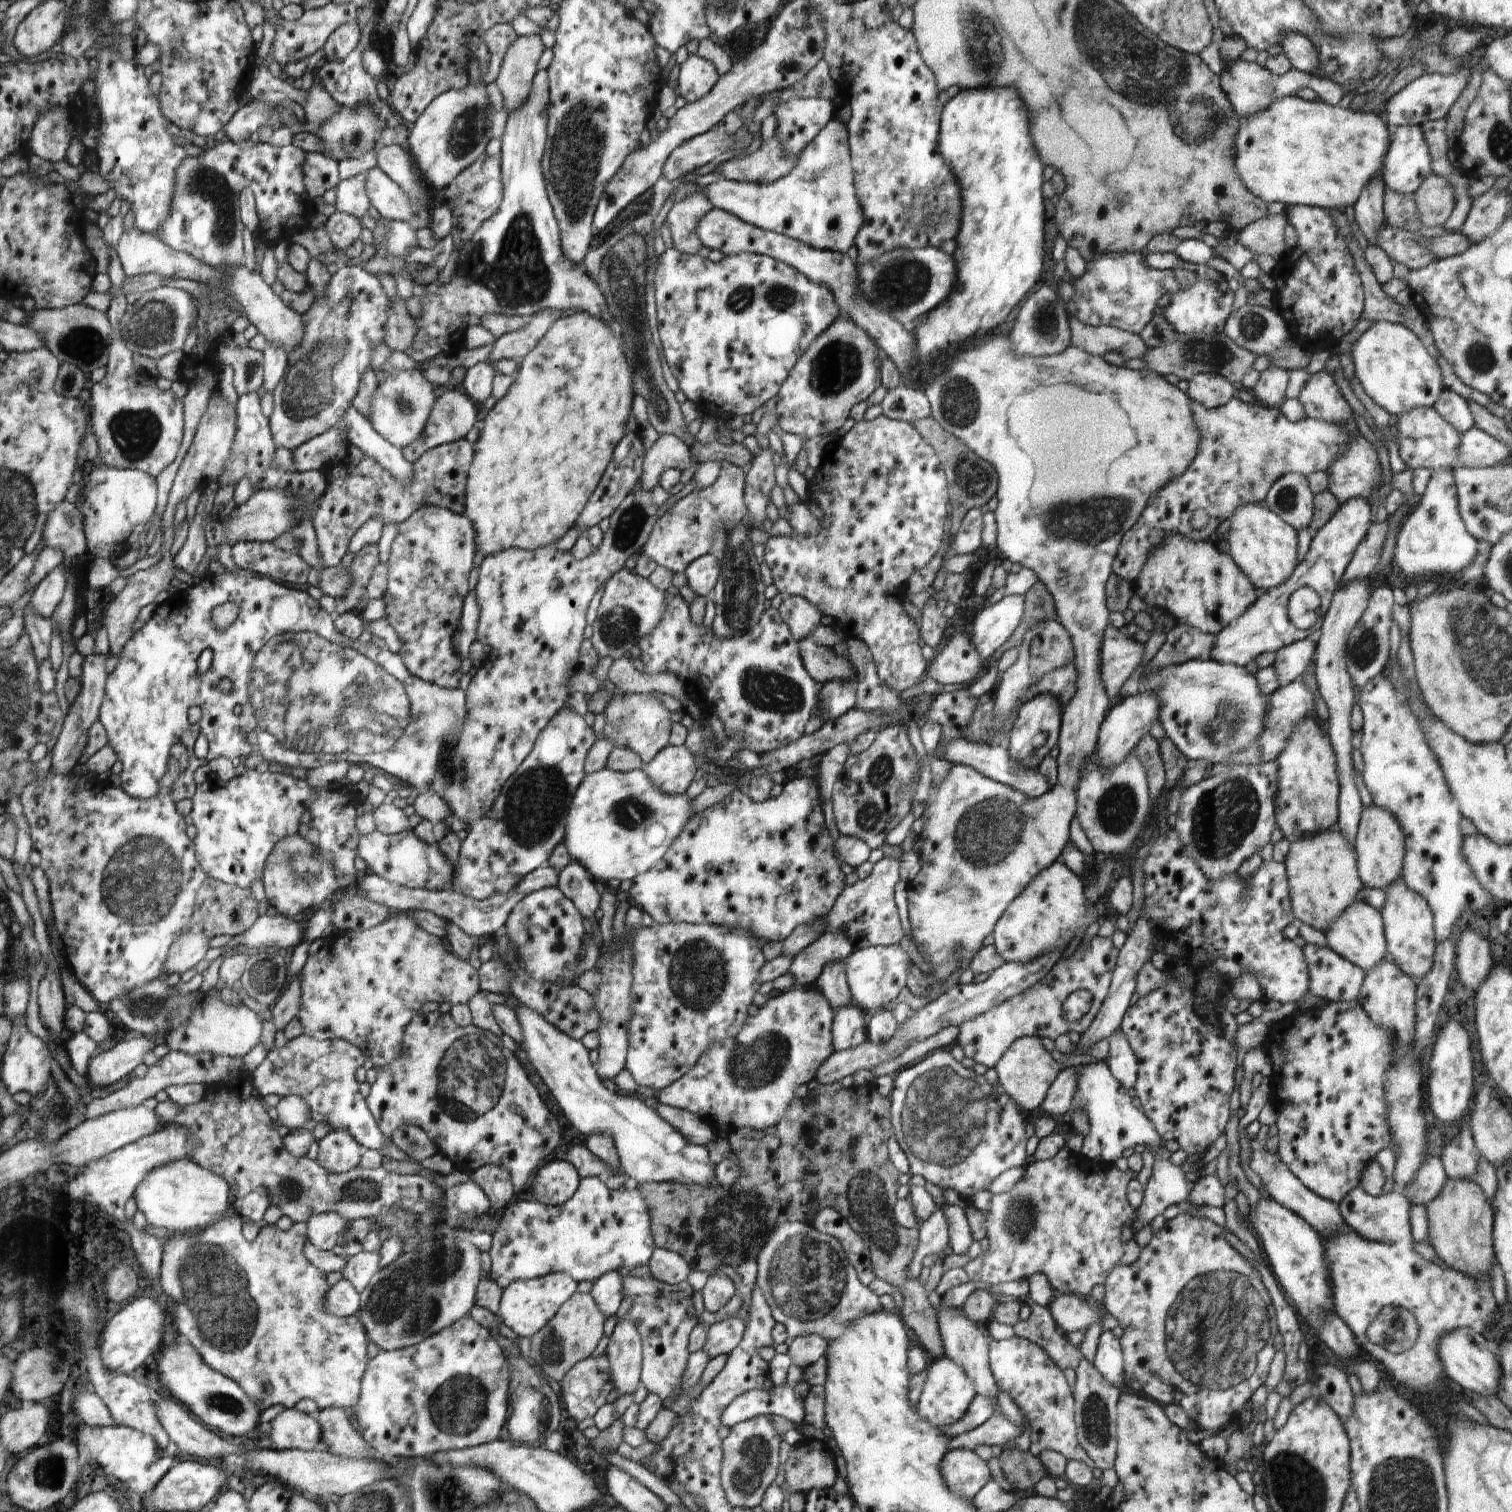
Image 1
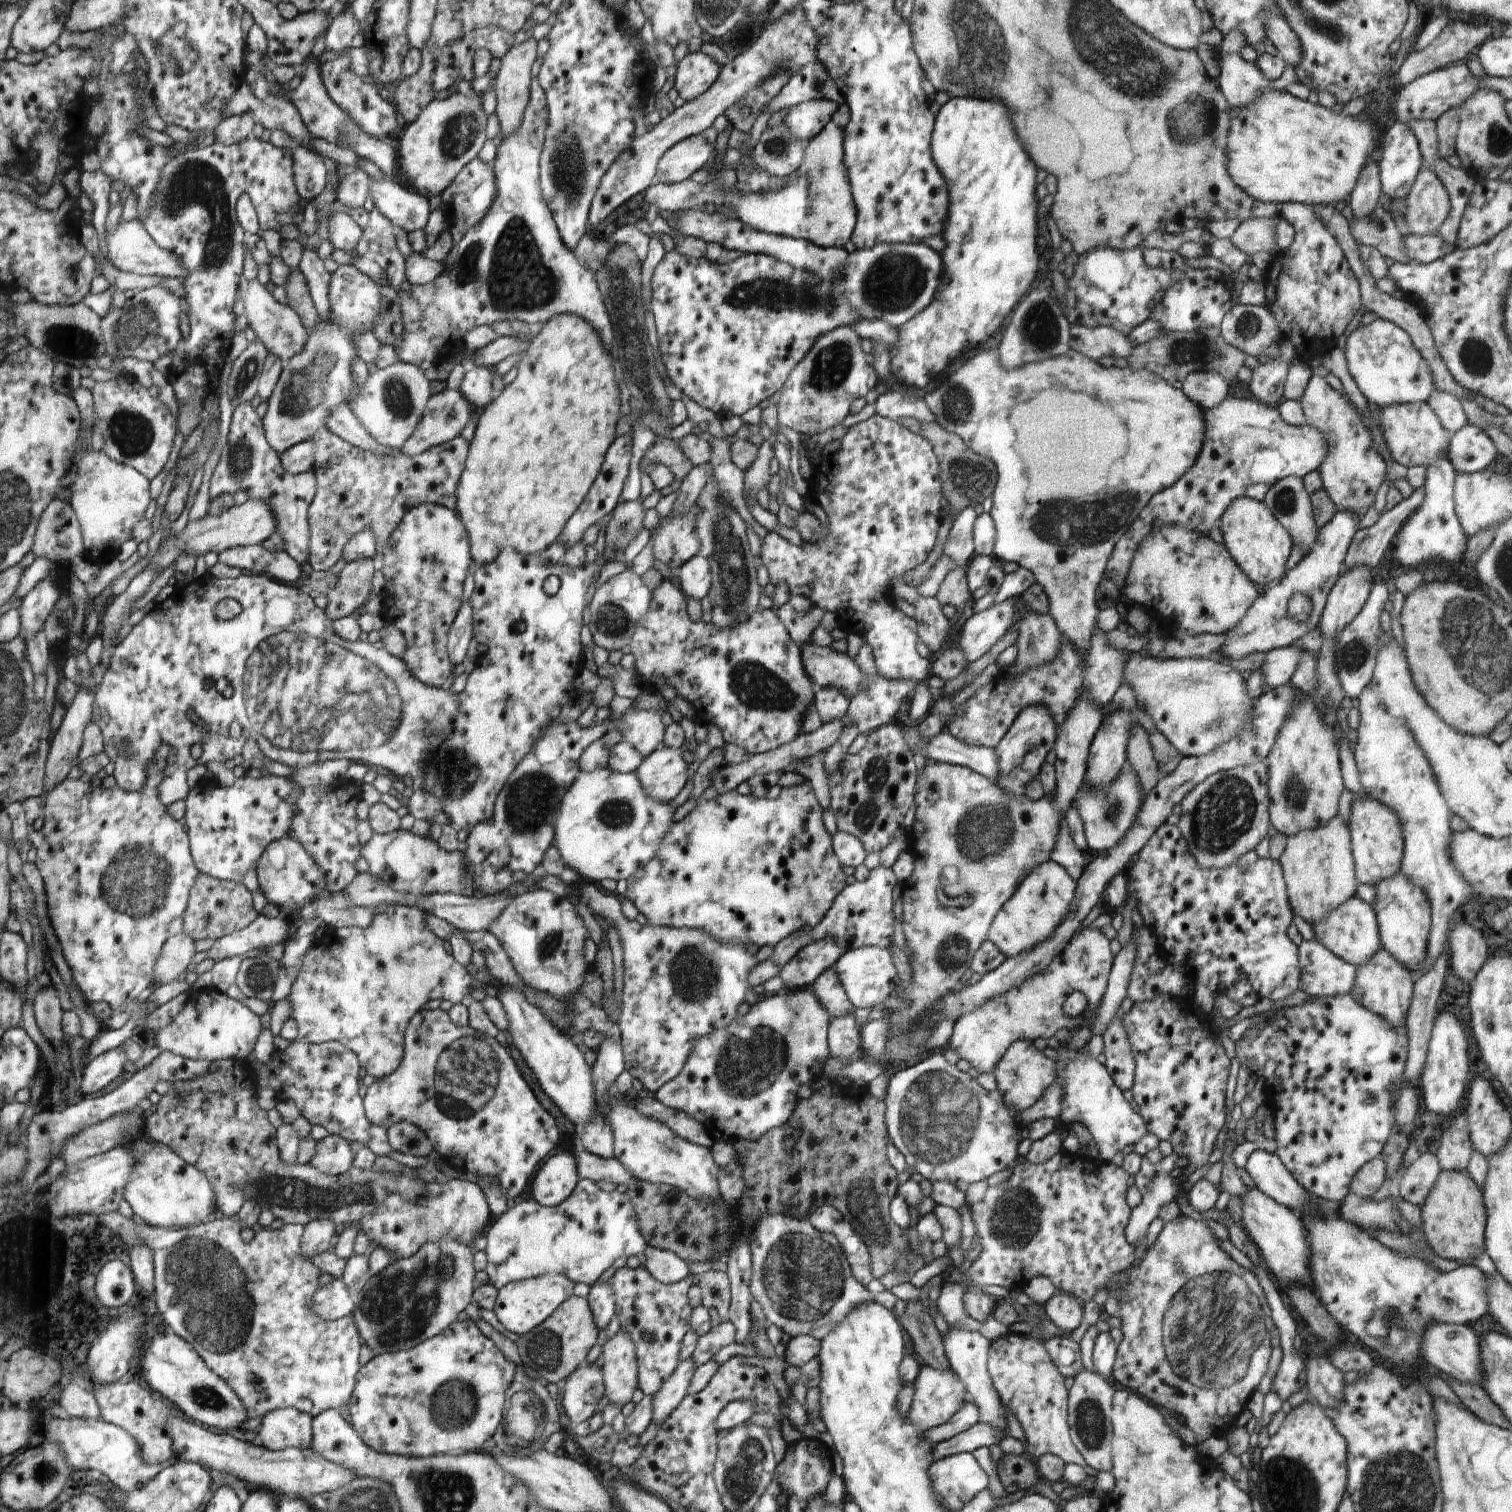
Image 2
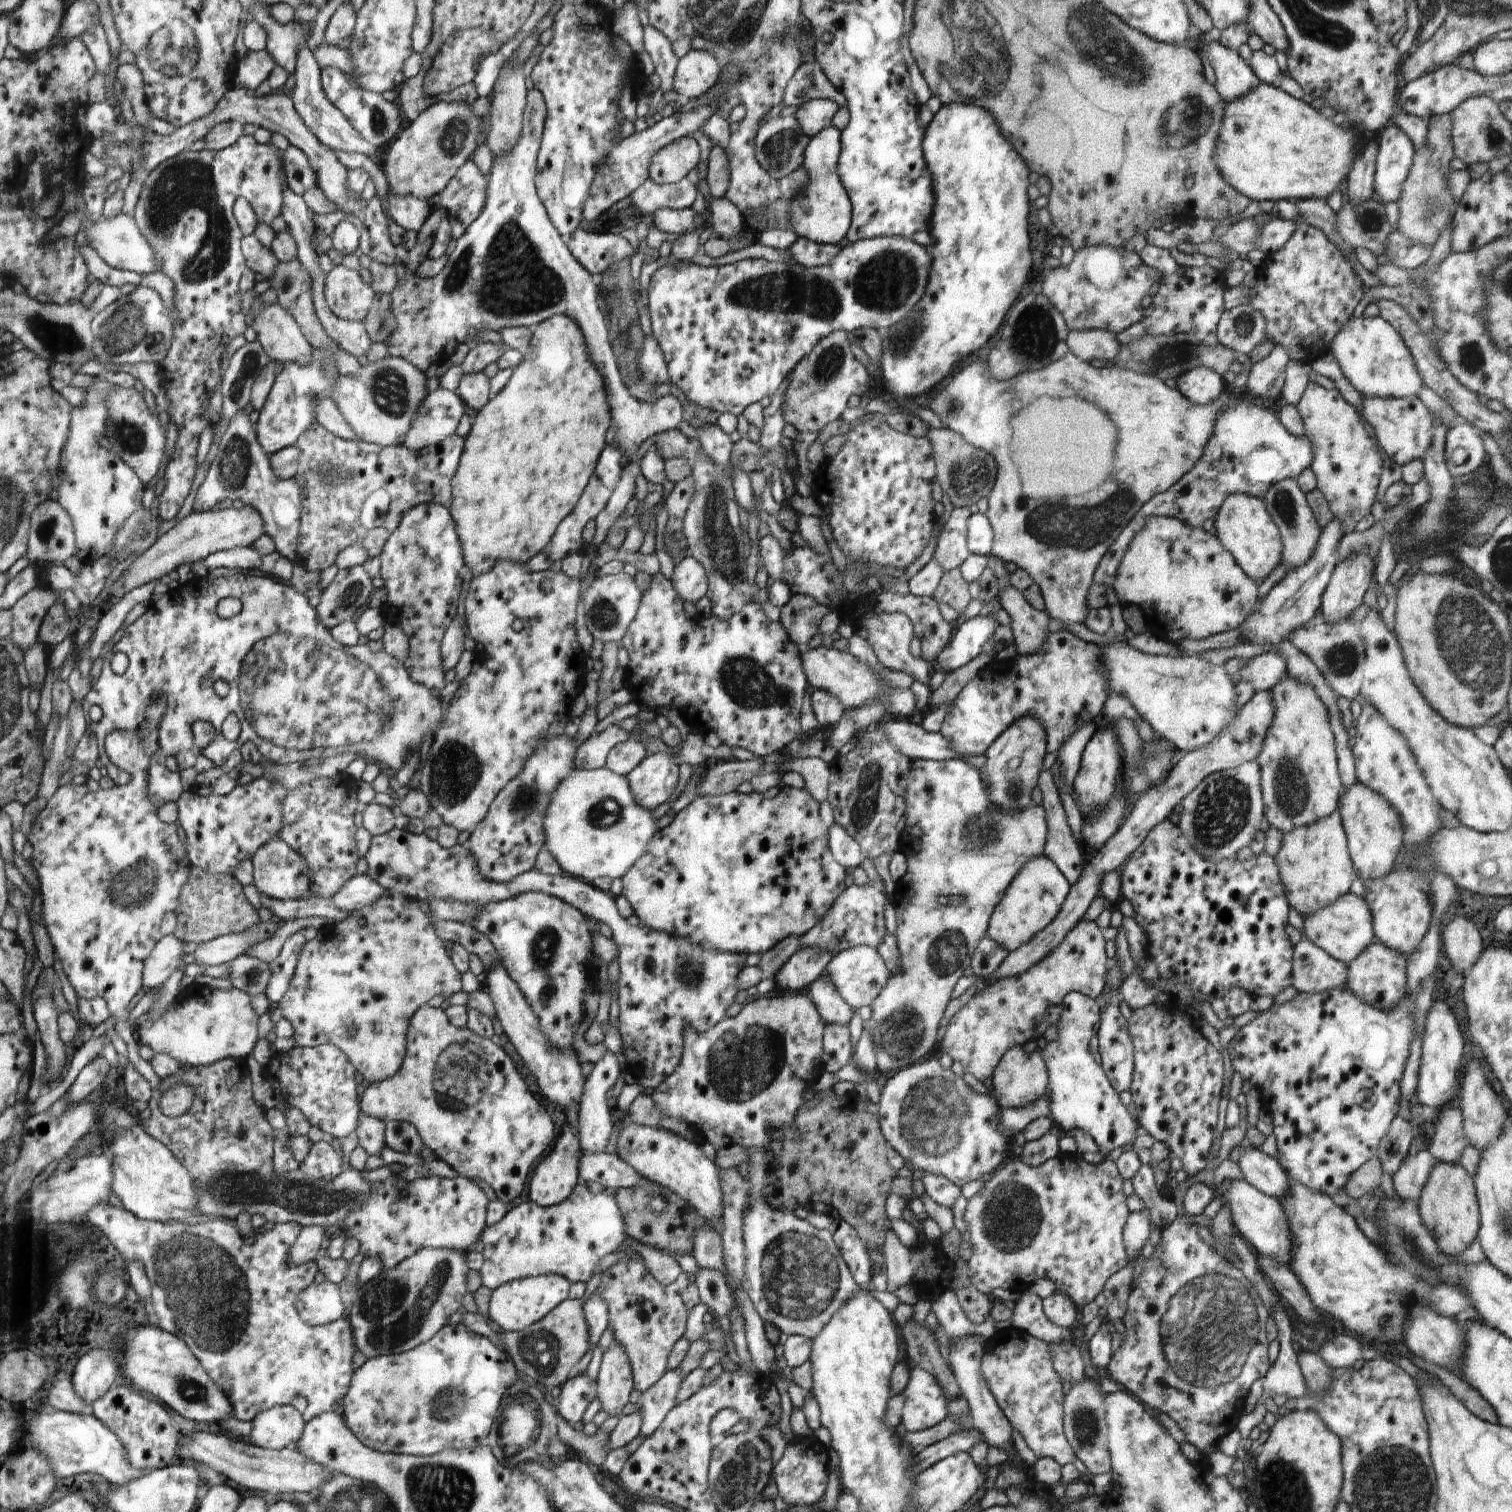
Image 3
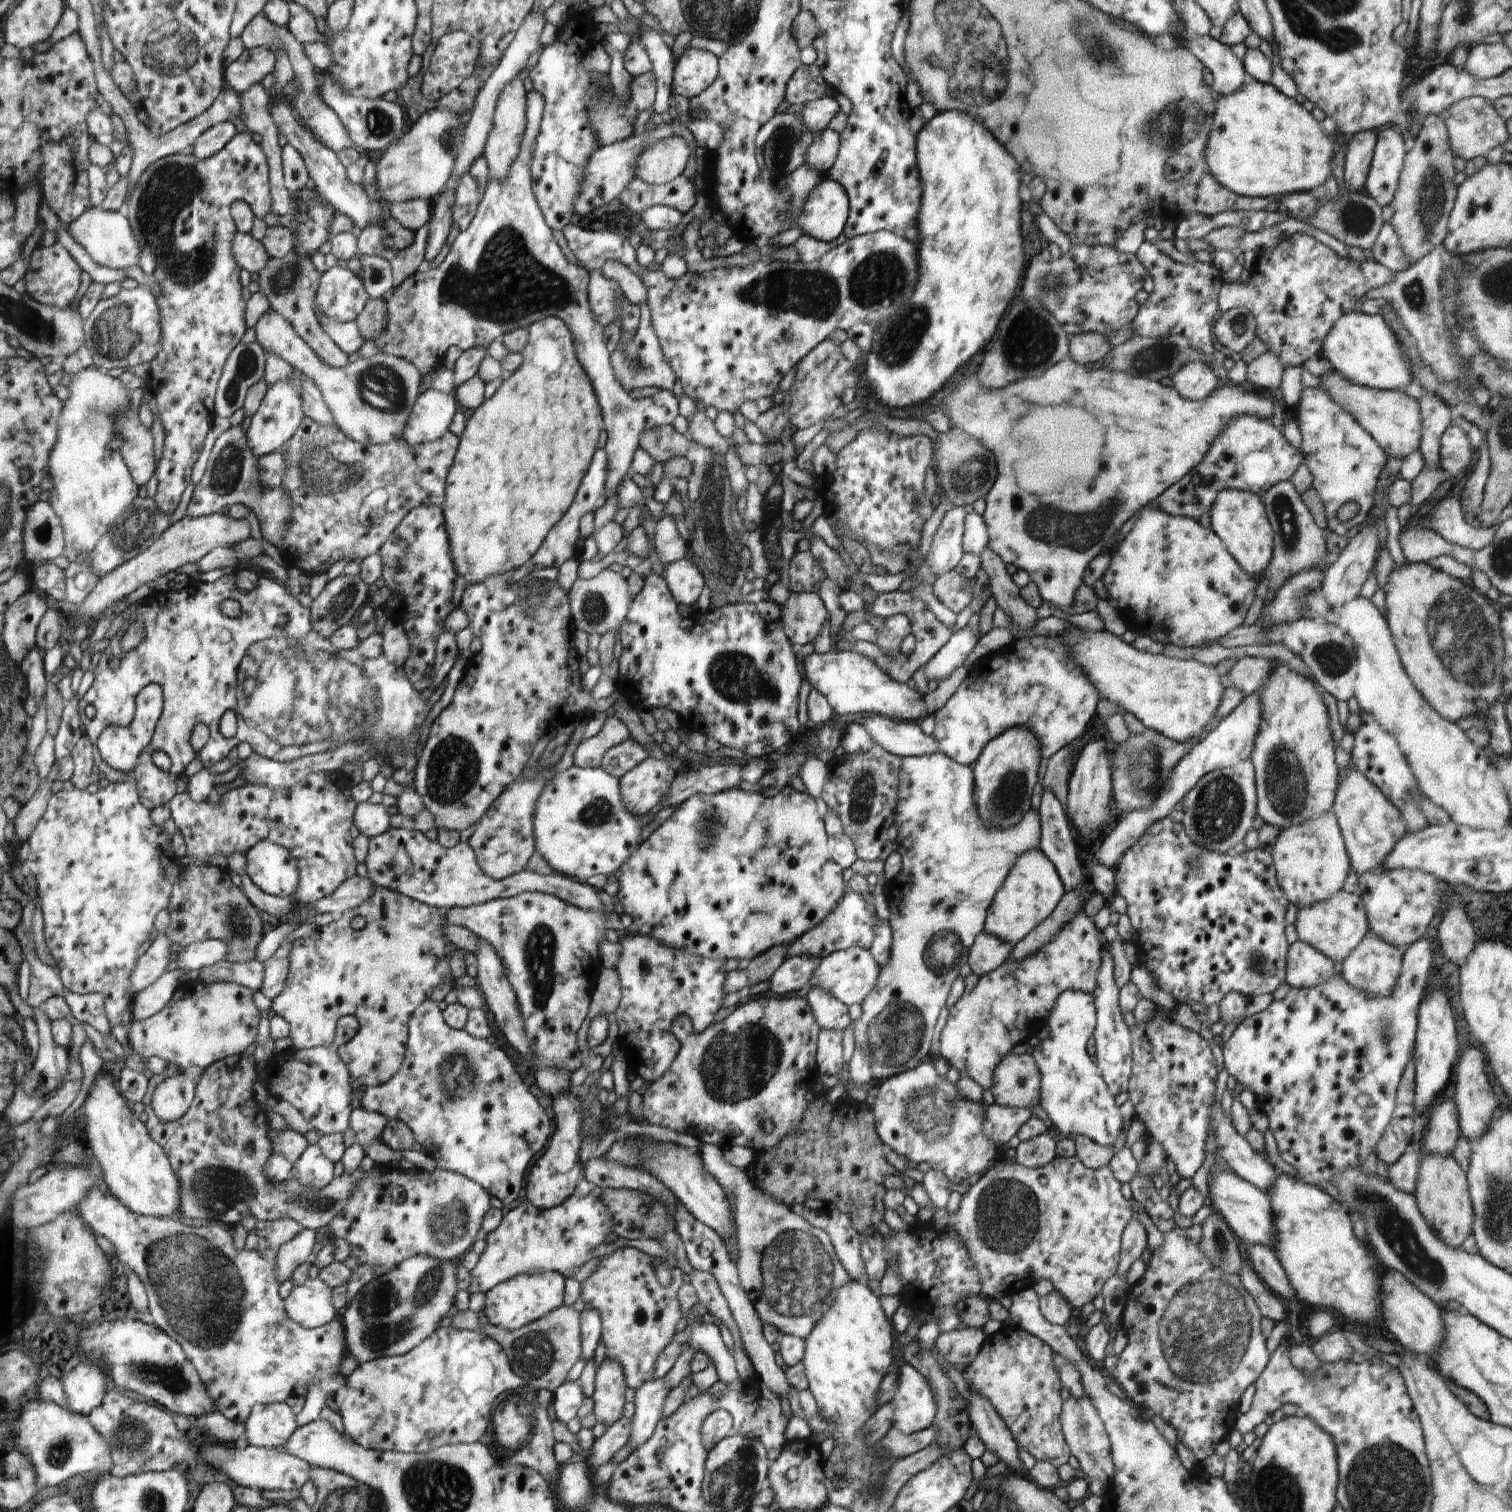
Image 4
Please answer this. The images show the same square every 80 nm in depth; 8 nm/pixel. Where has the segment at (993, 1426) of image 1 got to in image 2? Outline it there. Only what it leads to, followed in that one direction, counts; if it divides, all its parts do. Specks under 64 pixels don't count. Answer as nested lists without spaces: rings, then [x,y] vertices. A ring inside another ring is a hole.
[[[976,1423],[964,1432],[943,1440],[931,1448],[933,1460],[937,1461],[958,1453],[972,1453],[980,1446],[992,1446],[998,1444],[1004,1438],[1006,1431],[1002,1433],[992,1425]]]

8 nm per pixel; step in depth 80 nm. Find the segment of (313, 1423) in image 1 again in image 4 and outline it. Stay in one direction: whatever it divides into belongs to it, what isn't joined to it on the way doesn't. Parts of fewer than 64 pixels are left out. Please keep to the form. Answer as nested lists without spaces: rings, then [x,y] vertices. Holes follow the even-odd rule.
[[[286,1403],[255,1406],[244,1423],[248,1445],[282,1449],[295,1434],[296,1416]]]

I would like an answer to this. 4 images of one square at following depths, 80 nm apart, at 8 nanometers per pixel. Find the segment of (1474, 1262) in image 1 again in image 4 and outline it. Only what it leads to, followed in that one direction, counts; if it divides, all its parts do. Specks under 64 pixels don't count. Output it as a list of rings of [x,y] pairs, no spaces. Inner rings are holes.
[[[1425,1154],[1420,1160],[1418,1180],[1414,1197],[1422,1218],[1430,1226],[1444,1244],[1460,1248],[1462,1243],[1472,1234],[1474,1222],[1474,1208],[1470,1198],[1468,1174],[1452,1156],[1438,1156],[1438,1154]]]

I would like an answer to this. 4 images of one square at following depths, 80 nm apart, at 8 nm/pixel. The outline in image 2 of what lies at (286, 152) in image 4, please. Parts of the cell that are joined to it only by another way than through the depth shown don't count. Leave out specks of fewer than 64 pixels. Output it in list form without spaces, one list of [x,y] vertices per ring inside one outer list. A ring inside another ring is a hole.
[[[298,144],[291,150],[291,158],[297,193],[306,201],[314,201],[326,182],[332,179],[331,171],[318,154],[306,146]]]

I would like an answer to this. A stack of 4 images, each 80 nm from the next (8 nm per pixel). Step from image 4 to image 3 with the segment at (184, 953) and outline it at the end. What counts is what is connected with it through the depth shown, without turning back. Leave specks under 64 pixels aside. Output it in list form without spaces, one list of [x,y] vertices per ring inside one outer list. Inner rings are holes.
[[[262,922],[256,924],[256,927],[248,928],[247,932],[236,932],[228,935],[220,936],[203,943],[191,954],[194,961],[202,966],[218,966],[225,962],[231,962],[238,956],[246,955],[247,950],[264,940],[268,940],[276,930],[280,923]]]

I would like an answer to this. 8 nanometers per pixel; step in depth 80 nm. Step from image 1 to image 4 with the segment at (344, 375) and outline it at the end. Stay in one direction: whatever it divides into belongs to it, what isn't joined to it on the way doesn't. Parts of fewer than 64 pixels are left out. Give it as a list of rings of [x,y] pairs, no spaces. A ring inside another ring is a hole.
[[[344,266],[328,268],[323,272],[316,292],[315,304],[320,312],[336,322],[356,321],[368,300],[362,280]],[[298,378],[279,381],[268,387],[265,400],[258,408],[258,412],[252,416],[250,428],[246,432],[246,440],[254,456],[260,457],[278,451],[296,434],[302,418],[306,418],[302,410],[300,390],[302,390],[302,382]]]

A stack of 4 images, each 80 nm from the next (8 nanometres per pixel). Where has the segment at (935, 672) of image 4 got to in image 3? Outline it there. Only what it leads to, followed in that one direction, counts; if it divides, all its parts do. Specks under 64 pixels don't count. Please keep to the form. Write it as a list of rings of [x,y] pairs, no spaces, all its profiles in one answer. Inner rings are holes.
[[[996,614],[966,619],[948,646],[935,659],[936,671],[948,673],[969,664],[982,653],[982,646],[998,626],[1000,622]]]

